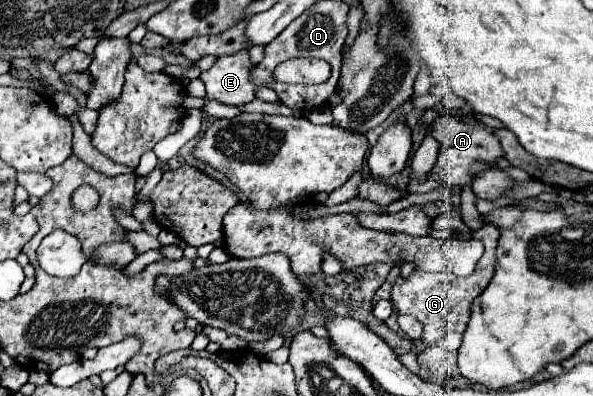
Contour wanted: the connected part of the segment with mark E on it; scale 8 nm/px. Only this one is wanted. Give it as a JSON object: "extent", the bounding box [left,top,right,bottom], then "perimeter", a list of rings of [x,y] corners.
{"extent":[201,49,259,105],"perimeter":[[[249,49],[219,57],[209,71],[201,73],[201,81],[207,87],[205,101],[213,99],[225,105],[245,105],[253,101],[259,85],[251,79],[251,69]]]}

